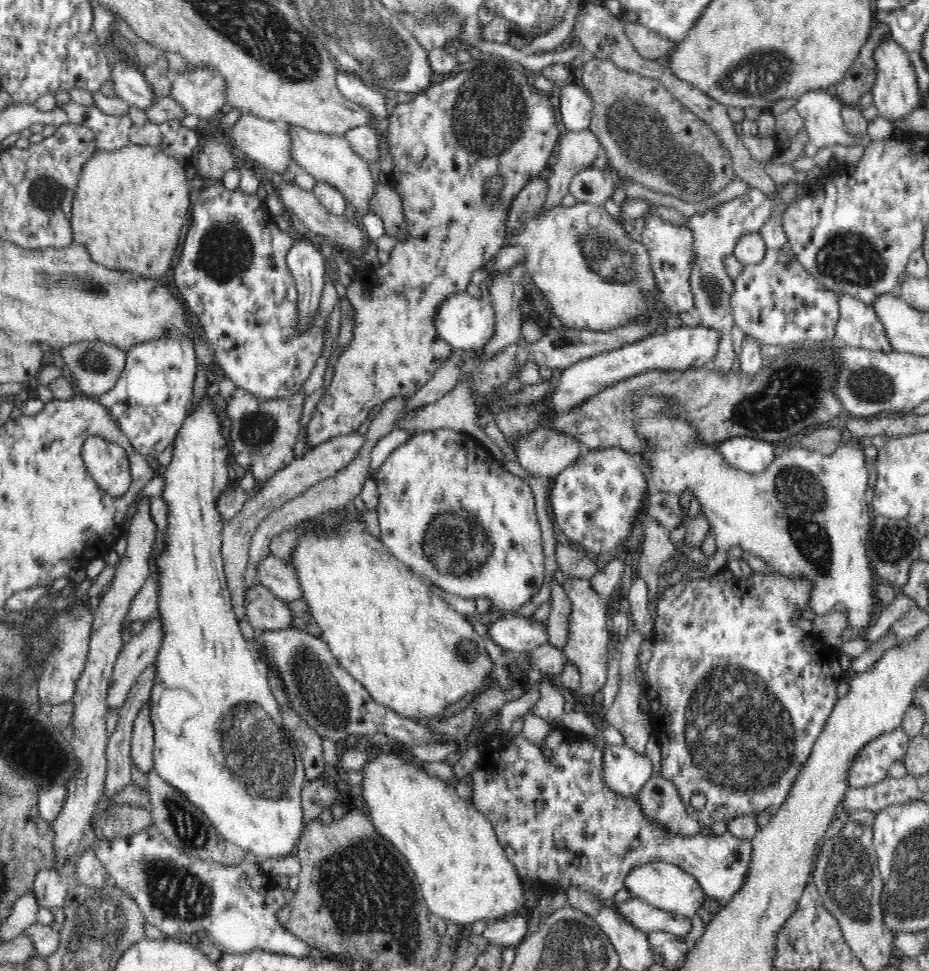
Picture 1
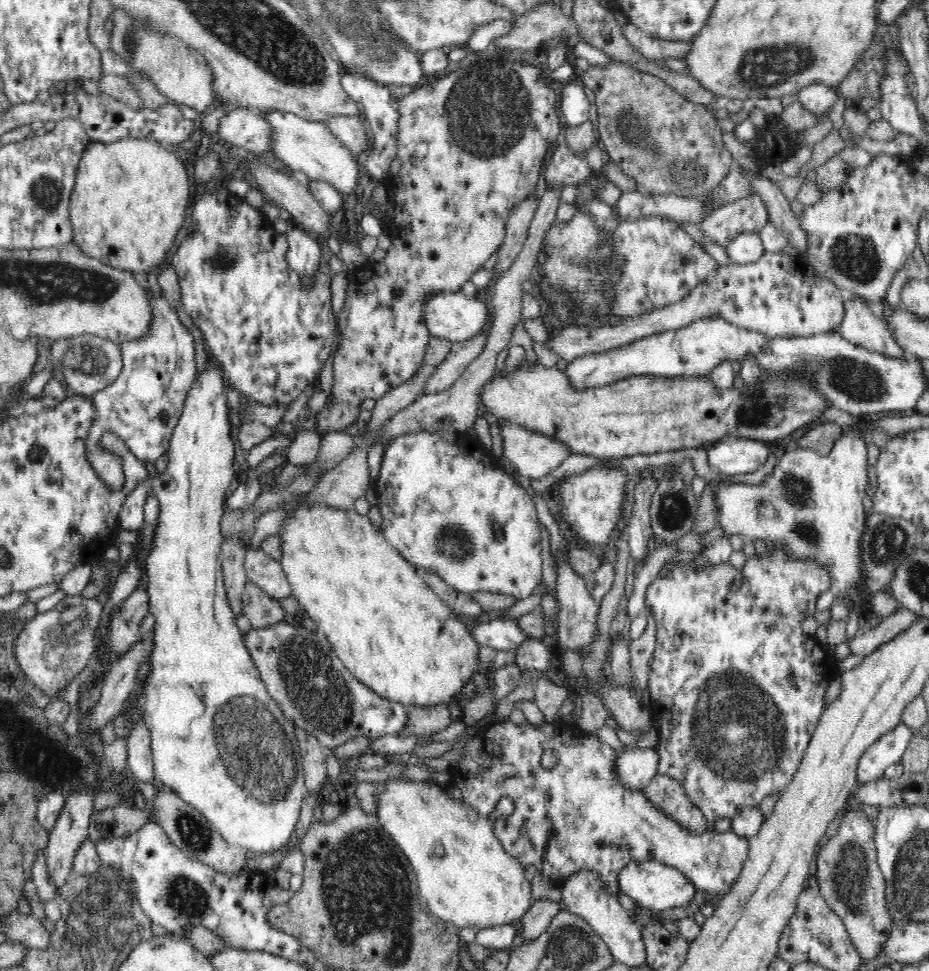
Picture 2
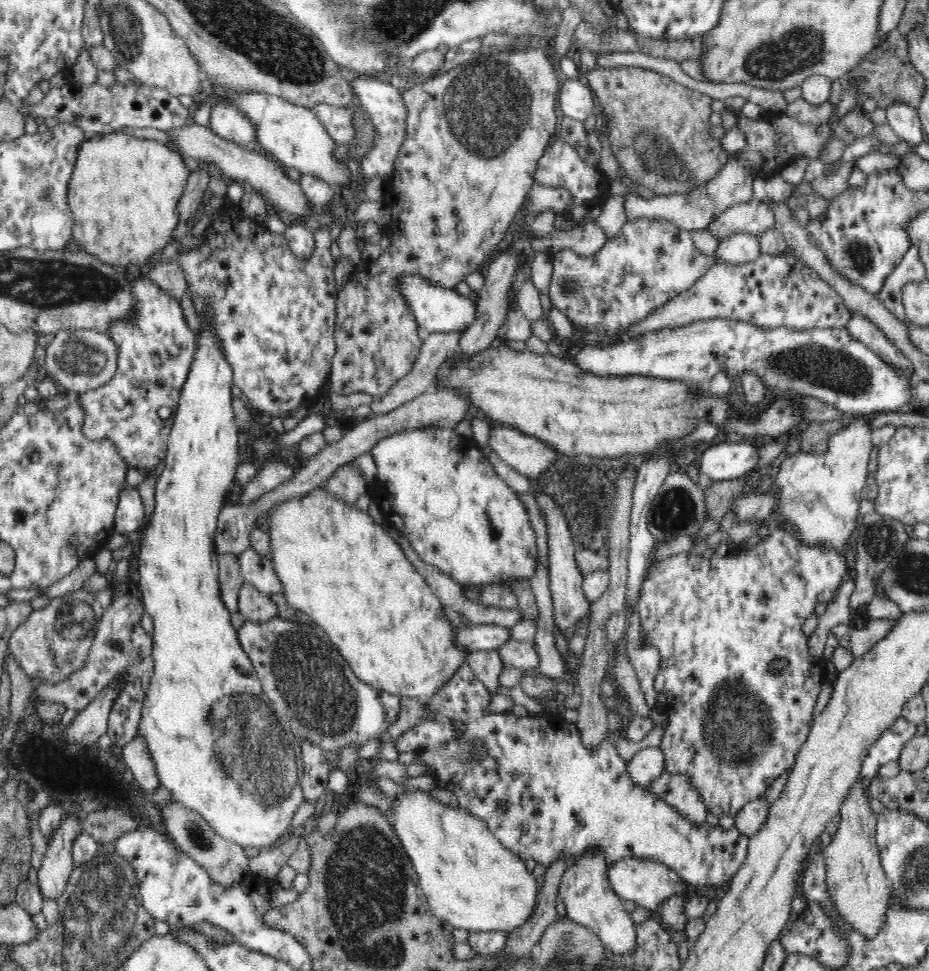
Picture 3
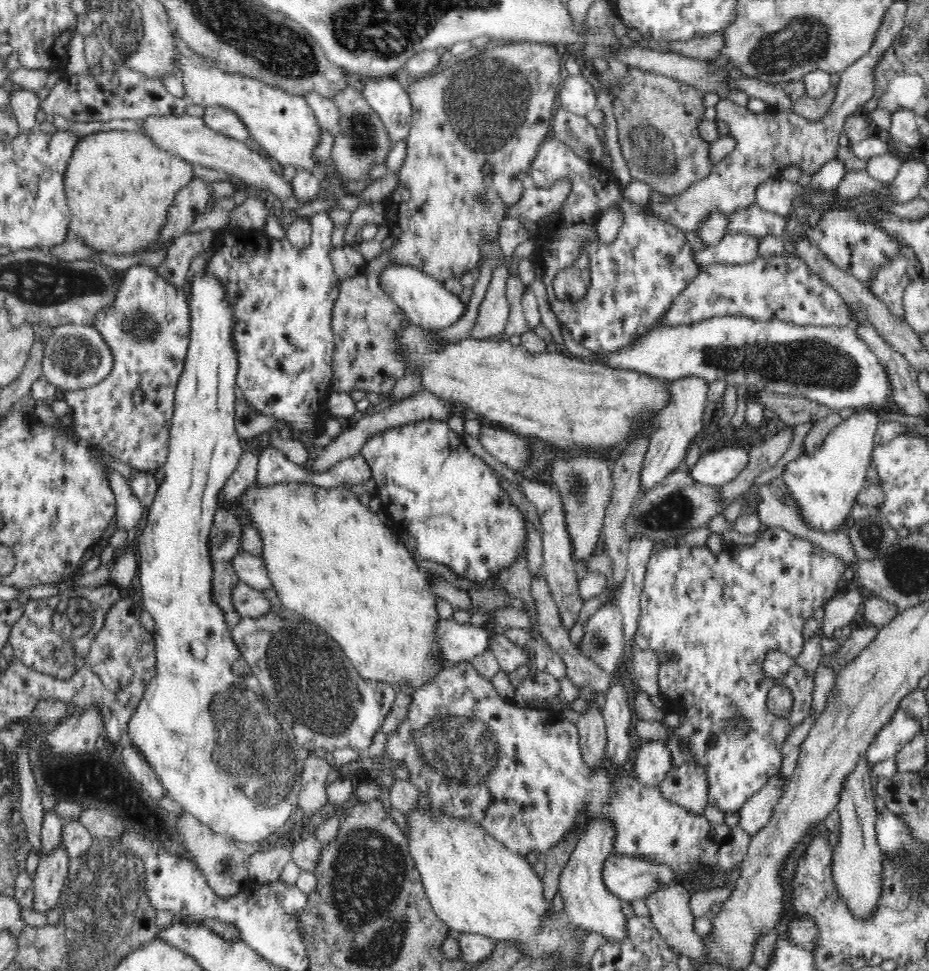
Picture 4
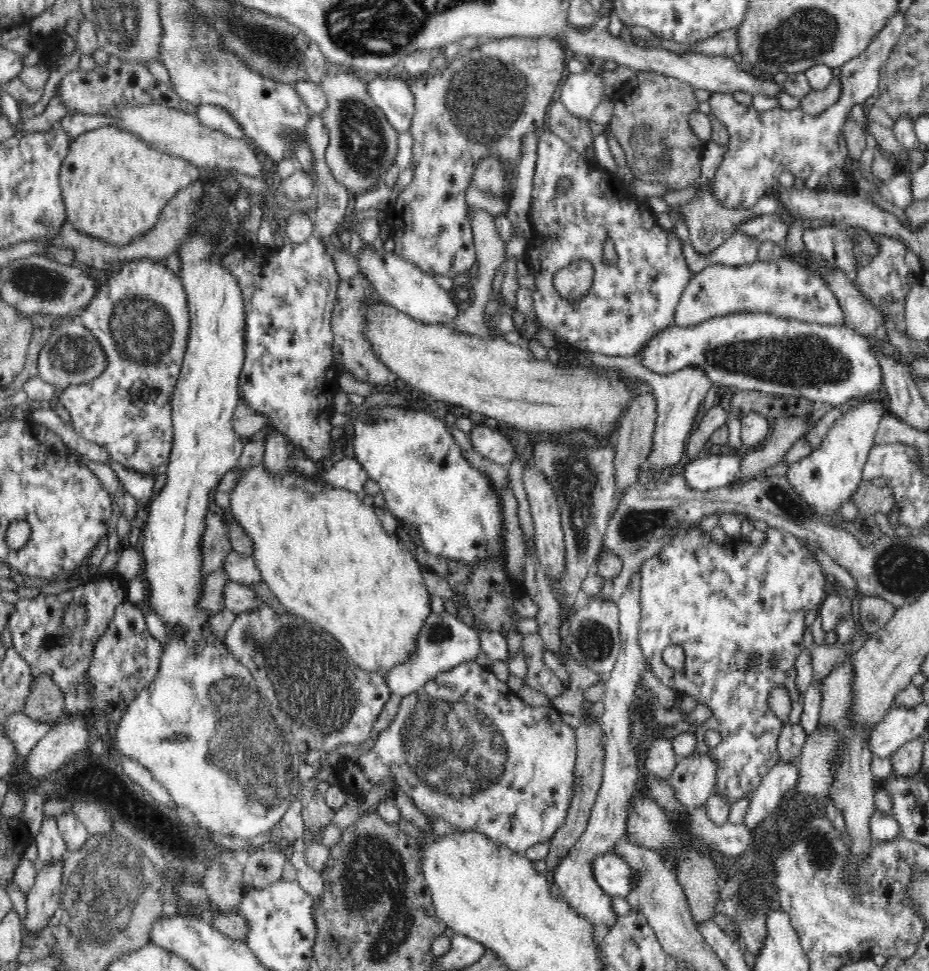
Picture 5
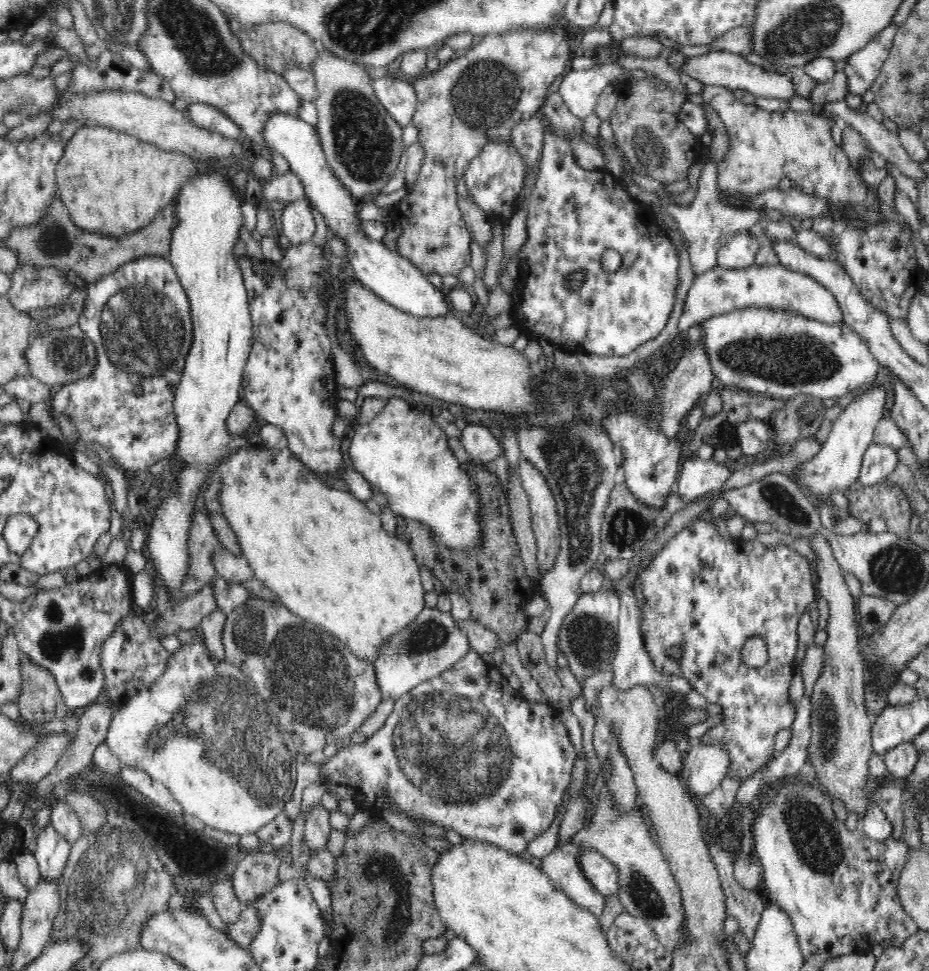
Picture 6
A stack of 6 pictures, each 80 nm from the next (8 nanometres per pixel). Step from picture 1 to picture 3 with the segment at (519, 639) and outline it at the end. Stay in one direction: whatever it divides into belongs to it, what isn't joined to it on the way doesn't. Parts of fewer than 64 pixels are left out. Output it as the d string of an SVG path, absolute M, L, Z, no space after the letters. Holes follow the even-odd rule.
M498 624L456 625L451 629L451 646L465 654L474 650L498 649L511 639L510 629Z

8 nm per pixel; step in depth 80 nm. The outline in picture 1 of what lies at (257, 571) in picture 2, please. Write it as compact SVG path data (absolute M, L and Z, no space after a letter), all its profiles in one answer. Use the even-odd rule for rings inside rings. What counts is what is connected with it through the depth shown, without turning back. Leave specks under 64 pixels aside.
M268 554L268 558L260 560L256 567L261 585L268 588L277 599L288 603L302 598L297 576L285 559Z

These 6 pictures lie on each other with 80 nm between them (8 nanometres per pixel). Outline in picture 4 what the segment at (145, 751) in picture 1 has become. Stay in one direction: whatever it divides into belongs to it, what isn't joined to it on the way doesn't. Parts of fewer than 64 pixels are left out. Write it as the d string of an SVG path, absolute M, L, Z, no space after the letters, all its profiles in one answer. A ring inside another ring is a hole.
M124 747L120 757L126 770L152 798L160 800L162 796L168 795L157 774L150 764L145 762L140 751L136 751L136 747Z

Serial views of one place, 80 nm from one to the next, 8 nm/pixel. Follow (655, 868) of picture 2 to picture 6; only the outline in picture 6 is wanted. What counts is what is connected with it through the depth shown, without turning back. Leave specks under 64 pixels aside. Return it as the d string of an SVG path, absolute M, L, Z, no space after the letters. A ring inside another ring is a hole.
M587 849L580 852L576 862L580 863L580 871L584 871L586 879L606 898L614 898L618 894L618 878L616 865L604 858L598 851Z

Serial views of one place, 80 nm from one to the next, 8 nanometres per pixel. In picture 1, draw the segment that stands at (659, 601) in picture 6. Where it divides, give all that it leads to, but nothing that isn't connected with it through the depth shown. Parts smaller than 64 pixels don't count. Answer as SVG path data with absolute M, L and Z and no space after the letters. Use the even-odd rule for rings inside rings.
M780 569L764 574L754 574L750 578L736 578L732 572L724 570L722 574L694 580L686 584L678 584L672 590L664 592L664 598L658 604L656 618L653 621L652 657L648 662L647 676L644 686L649 701L649 712L652 734L661 748L661 774L678 789L679 797L688 808L689 815L697 820L704 829L708 830L714 822L727 822L730 818L742 814L758 814L767 810L774 815L784 798L788 796L799 768L807 760L816 738L820 737L821 730L825 728L825 721L832 712L833 705L839 700L836 691L838 679L834 678L832 670L828 667L828 655L833 652L837 656L834 646L826 645L825 649L812 641L810 633L802 630L798 625L792 624L794 608L808 608L808 596L813 595L815 580L808 573L805 575L784 575ZM694 792L704 792L707 801L702 810L690 809L690 796Z

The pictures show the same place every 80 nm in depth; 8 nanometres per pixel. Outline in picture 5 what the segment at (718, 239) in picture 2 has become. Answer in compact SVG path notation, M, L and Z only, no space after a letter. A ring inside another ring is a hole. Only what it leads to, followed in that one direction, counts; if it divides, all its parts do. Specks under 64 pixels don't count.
M754 215L742 224L739 224L738 232L748 236L760 236L760 240L771 240L774 244L783 246L788 226L774 215Z

